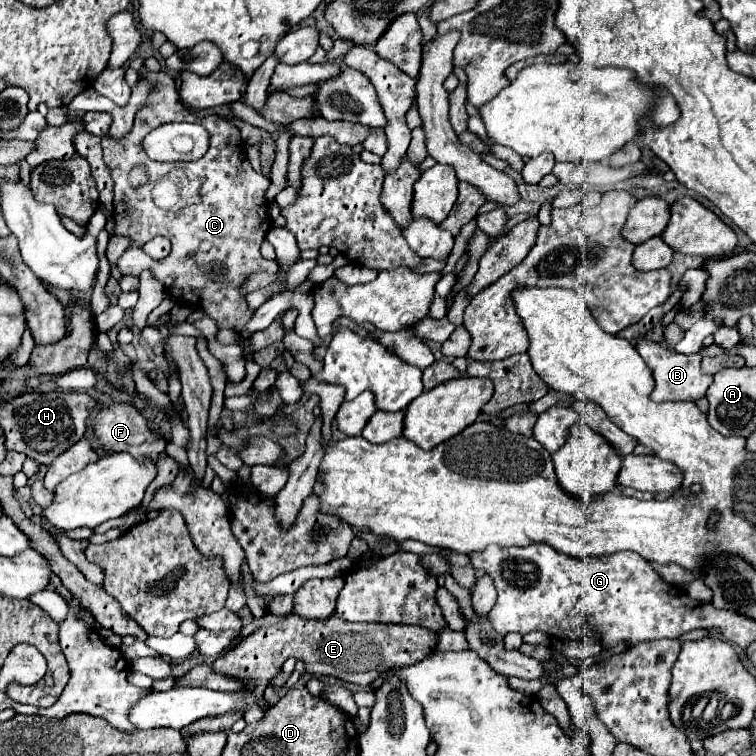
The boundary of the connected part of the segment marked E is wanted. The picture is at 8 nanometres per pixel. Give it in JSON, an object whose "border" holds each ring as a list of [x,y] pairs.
{"border":[[[335,613],[327,621],[299,619],[295,615],[287,615],[279,619],[275,625],[261,627],[257,633],[241,639],[241,643],[211,665],[213,673],[229,675],[233,679],[243,681],[257,697],[263,697],[271,679],[281,671],[285,659],[295,657],[303,659],[307,665],[307,673],[311,675],[331,675],[355,685],[371,685],[383,671],[393,667],[415,665],[425,659],[439,643],[437,633],[407,627],[407,625],[381,625],[381,623],[343,623]]]}

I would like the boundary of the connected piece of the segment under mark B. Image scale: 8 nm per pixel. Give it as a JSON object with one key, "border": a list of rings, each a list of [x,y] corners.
{"border":[[[645,337],[637,339],[635,347],[653,371],[653,379],[655,379],[655,389],[651,393],[653,401],[697,401],[697,399],[705,397],[713,377],[705,375],[701,371],[701,359],[703,357],[699,353],[697,355],[681,355],[681,353],[667,349],[655,341],[645,339]]]}

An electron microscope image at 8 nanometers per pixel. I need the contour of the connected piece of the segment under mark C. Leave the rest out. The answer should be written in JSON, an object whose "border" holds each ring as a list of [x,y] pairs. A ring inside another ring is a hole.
{"border":[[[139,57],[131,59],[131,69],[135,69],[139,73],[139,77],[143,77],[143,79],[149,81],[151,93],[149,93],[145,105],[137,111],[133,129],[125,137],[121,137],[121,139],[103,137],[101,139],[101,145],[103,145],[103,161],[109,167],[111,179],[115,183],[115,215],[113,215],[113,219],[115,219],[115,235],[127,237],[131,241],[131,247],[119,257],[117,267],[119,267],[119,271],[123,275],[135,275],[135,277],[141,271],[149,269],[165,285],[165,289],[175,299],[183,299],[183,301],[189,301],[189,303],[197,305],[199,309],[205,309],[205,313],[215,319],[215,323],[217,323],[219,329],[239,331],[251,319],[251,315],[253,315],[253,311],[249,311],[249,307],[247,307],[245,293],[241,289],[245,277],[251,275],[251,273],[255,273],[255,271],[267,271],[269,274],[276,274],[279,271],[279,267],[277,267],[275,261],[267,261],[259,253],[259,245],[265,241],[267,229],[271,229],[271,219],[269,219],[269,213],[267,213],[269,203],[263,197],[265,195],[265,189],[269,187],[269,179],[263,177],[263,175],[259,175],[249,165],[247,155],[245,155],[245,149],[243,149],[241,133],[239,133],[239,129],[233,123],[229,123],[227,119],[219,117],[219,115],[197,117],[197,115],[185,111],[185,107],[179,103],[179,91],[175,87],[173,75],[169,75],[165,71],[159,71],[159,73],[147,71],[145,69],[145,63]],[[171,121],[199,123],[199,125],[203,125],[211,133],[211,147],[205,153],[205,157],[201,157],[199,161],[193,161],[193,163],[185,163],[185,169],[189,169],[193,175],[199,175],[199,177],[205,179],[205,183],[201,187],[201,201],[195,203],[195,205],[177,207],[177,209],[175,209],[175,205],[171,205],[173,203],[171,197],[175,197],[175,195],[171,195],[169,175],[165,179],[161,179],[163,177],[163,171],[171,171],[171,163],[157,163],[157,161],[149,159],[147,153],[143,151],[143,145],[141,145],[143,139],[145,139],[145,135],[149,131],[153,131],[155,127],[159,127],[163,123],[171,123]],[[131,165],[145,165],[149,169],[149,183],[147,185],[137,187],[137,189],[133,189],[129,185],[129,177],[127,175],[131,171]],[[155,235],[163,235],[163,237],[167,237],[173,243],[171,255],[167,259],[163,259],[163,261],[153,261],[143,251],[143,245],[149,239],[153,239]]]}

